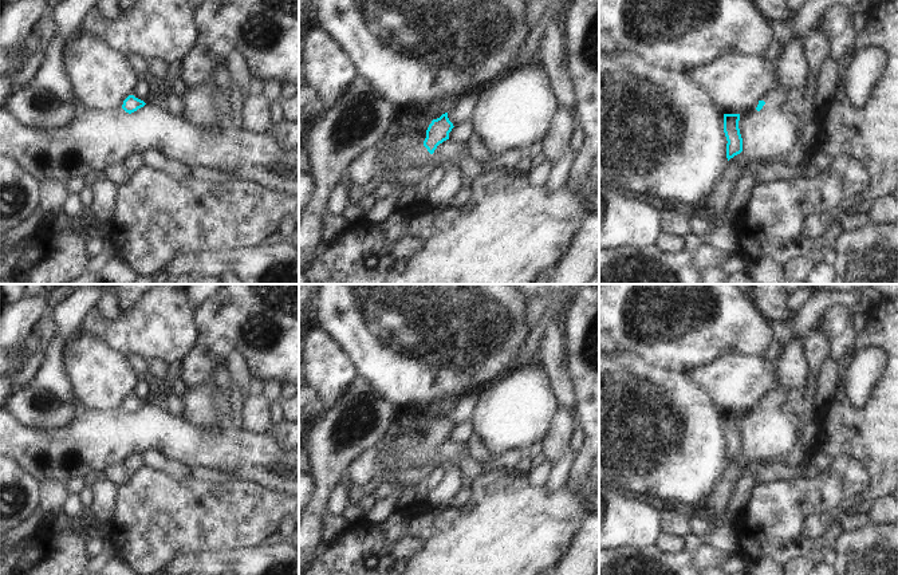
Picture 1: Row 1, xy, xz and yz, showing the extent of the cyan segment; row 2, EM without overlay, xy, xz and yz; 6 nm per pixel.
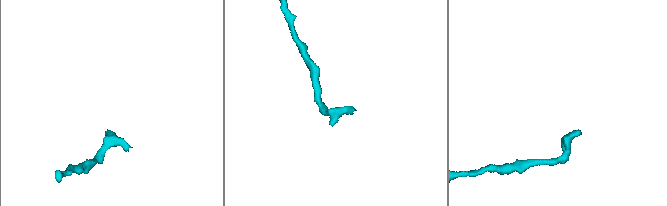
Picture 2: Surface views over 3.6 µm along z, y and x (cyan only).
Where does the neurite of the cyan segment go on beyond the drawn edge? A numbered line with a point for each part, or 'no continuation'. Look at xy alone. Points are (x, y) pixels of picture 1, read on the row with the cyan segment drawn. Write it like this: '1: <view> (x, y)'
no continuation.

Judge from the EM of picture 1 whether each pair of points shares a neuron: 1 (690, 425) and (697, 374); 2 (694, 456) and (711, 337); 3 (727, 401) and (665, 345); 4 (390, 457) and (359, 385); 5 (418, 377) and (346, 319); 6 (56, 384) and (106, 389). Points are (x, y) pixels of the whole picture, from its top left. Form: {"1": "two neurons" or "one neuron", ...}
{"1": "two neurons", "2": "two neurons", "3": "two neurons", "4": "two neurons", "5": "one neuron", "6": "two neurons"}

